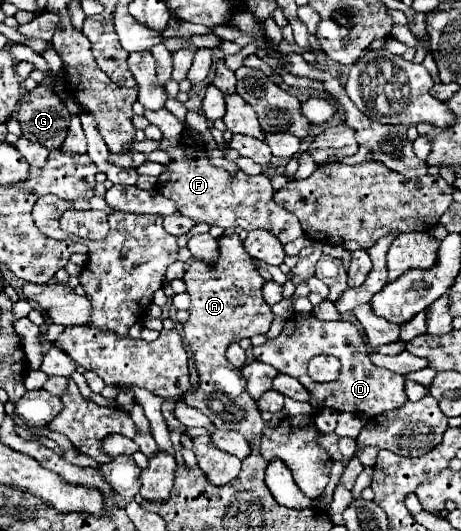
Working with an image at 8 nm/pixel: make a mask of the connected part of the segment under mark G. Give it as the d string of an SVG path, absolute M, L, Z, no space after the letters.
M36 86L26 92L20 100L16 118L22 126L22 136L48 150L62 146L70 126L66 104L48 86Z

